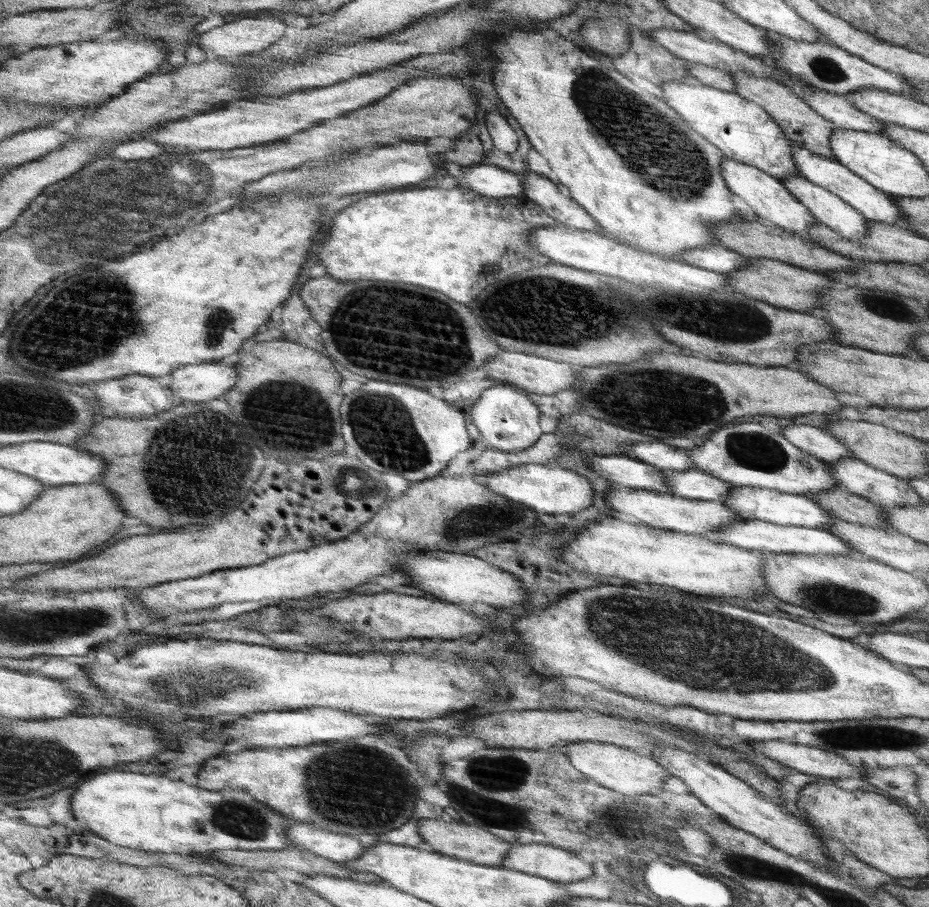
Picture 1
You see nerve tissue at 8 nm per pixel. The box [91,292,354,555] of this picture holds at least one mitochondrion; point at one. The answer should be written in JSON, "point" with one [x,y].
{"point":[195,466]}

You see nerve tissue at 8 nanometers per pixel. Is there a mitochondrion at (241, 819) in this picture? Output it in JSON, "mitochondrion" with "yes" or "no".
{"mitochondrion":"yes"}

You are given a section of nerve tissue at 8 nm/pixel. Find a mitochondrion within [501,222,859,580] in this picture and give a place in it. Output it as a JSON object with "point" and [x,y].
{"point":[705,403]}

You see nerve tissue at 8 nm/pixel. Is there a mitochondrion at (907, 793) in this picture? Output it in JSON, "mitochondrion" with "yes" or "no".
{"mitochondrion":"no"}

